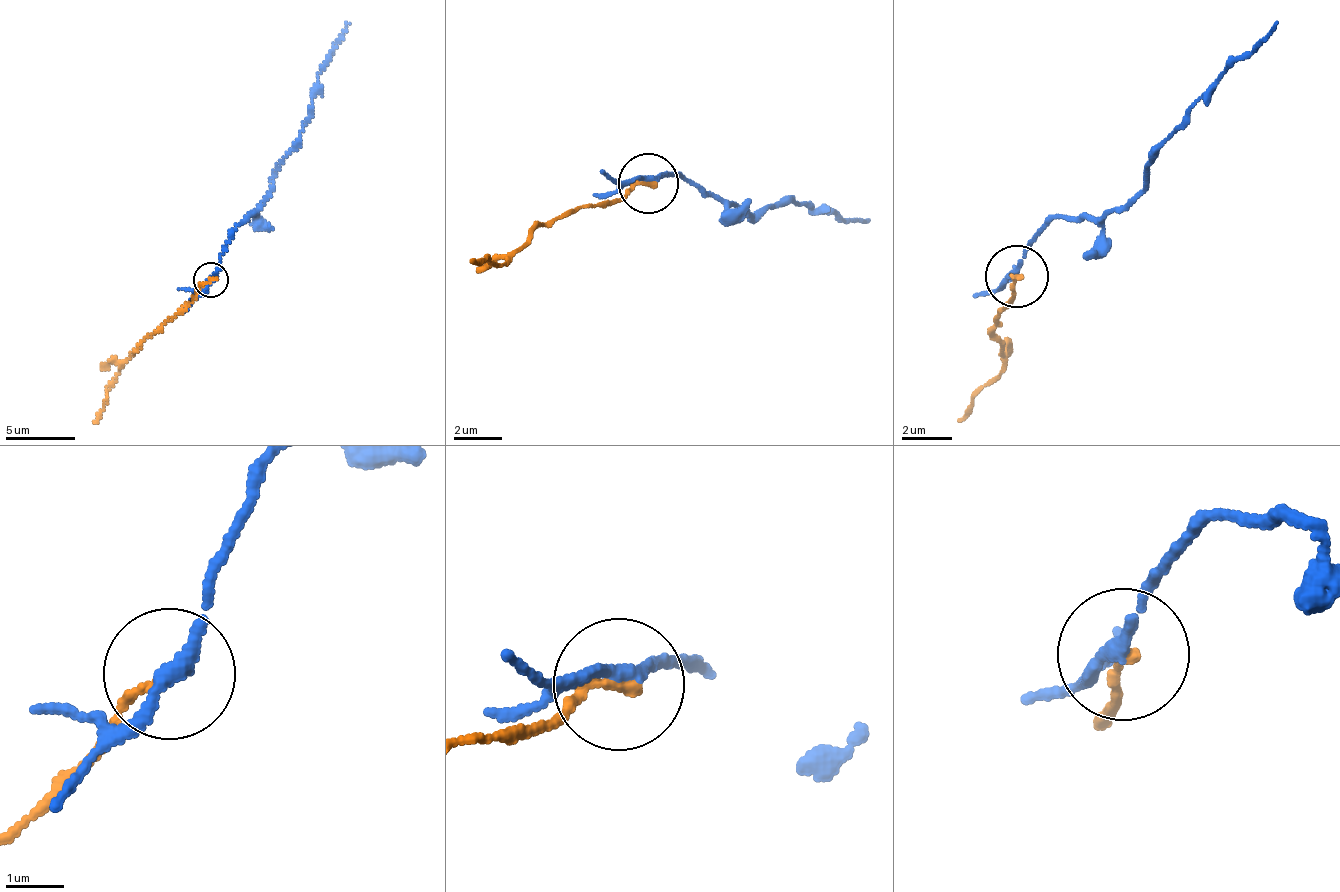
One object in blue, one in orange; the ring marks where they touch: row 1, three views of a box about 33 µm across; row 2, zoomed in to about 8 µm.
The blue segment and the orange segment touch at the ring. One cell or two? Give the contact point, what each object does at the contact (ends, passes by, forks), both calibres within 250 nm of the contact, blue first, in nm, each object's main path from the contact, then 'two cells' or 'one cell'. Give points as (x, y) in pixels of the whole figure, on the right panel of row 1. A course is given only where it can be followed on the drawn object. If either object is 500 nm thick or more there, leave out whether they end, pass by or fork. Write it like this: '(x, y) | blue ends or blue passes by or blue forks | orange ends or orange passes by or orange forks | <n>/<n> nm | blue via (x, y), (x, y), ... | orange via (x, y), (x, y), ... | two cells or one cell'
(1016, 276) | blue passes by | orange ends | 220/190 nm | blue via (1015, 274), (1036, 229), (1064, 216), (1085, 223), (1146, 187), (1150, 148), (1177, 129), (1224, 61), (1273, 25) | orange via (1015, 274), (995, 334), (1005, 366), (956, 421) | two cells

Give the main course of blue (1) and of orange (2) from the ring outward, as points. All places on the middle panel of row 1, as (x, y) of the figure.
1: (646, 181), (670, 172), (691, 182), (709, 198), (757, 220), (781, 196), (802, 205), (871, 218)
2: (646, 181), (533, 231), (508, 263), (468, 259)

